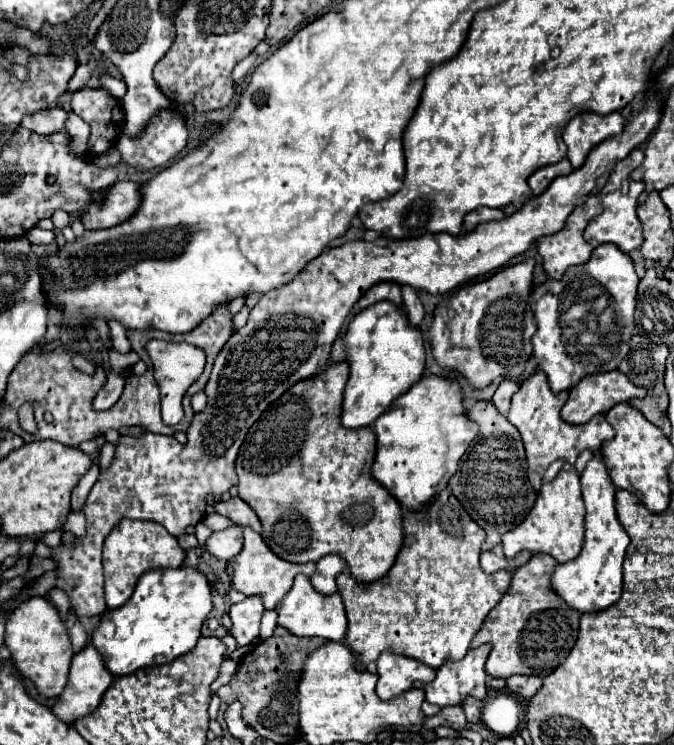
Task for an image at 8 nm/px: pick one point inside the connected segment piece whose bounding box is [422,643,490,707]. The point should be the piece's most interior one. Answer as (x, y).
(455, 680)

